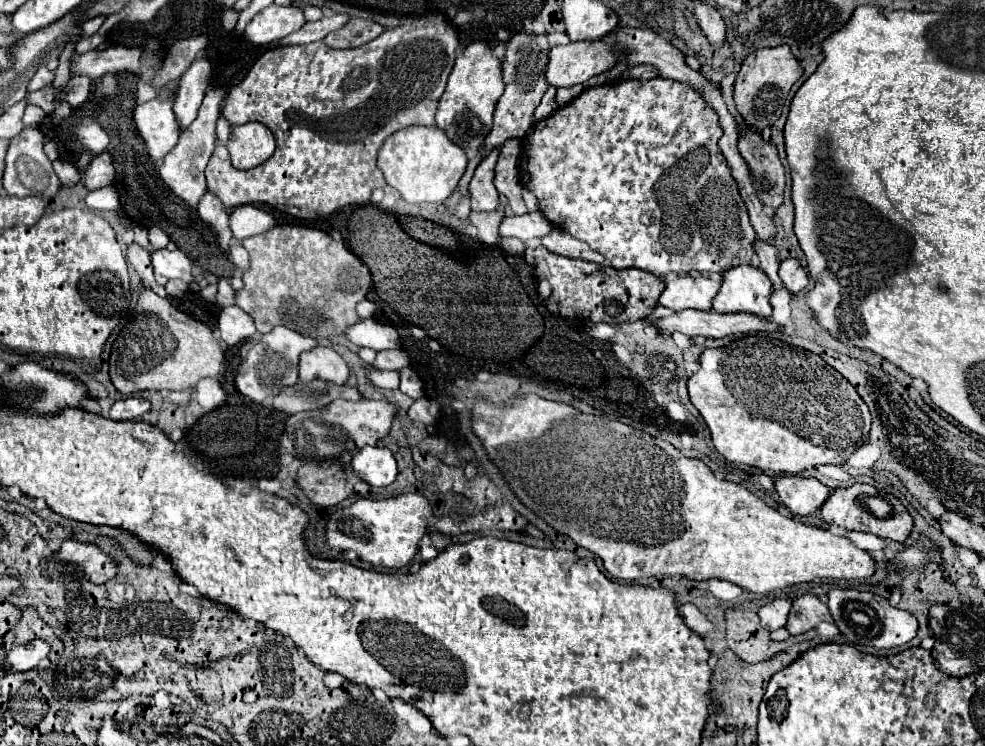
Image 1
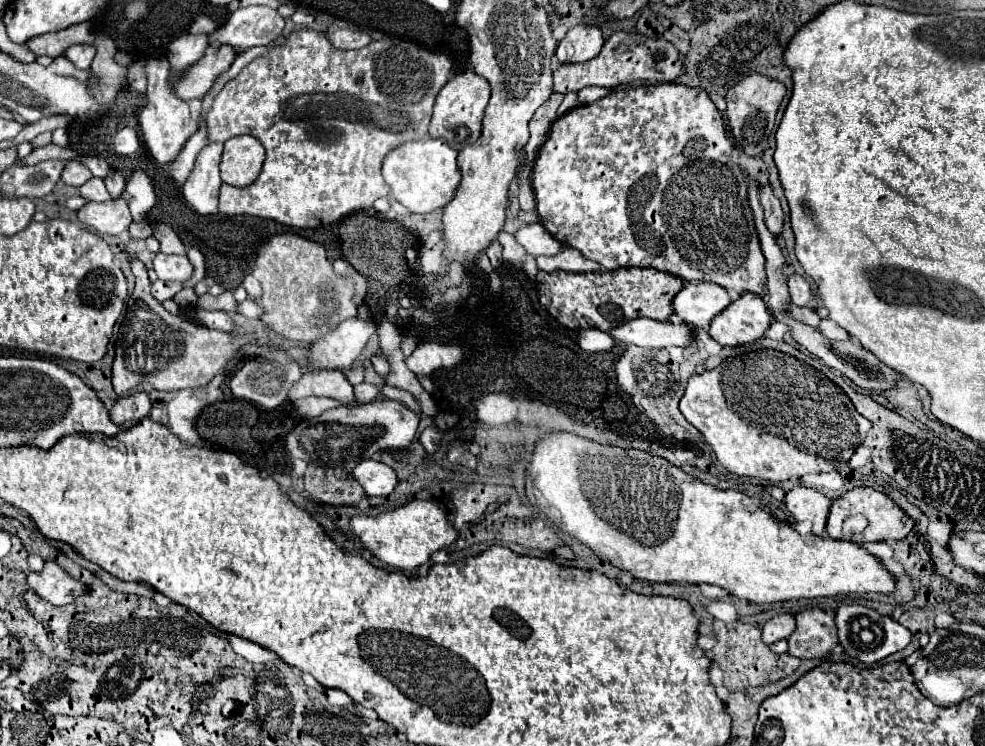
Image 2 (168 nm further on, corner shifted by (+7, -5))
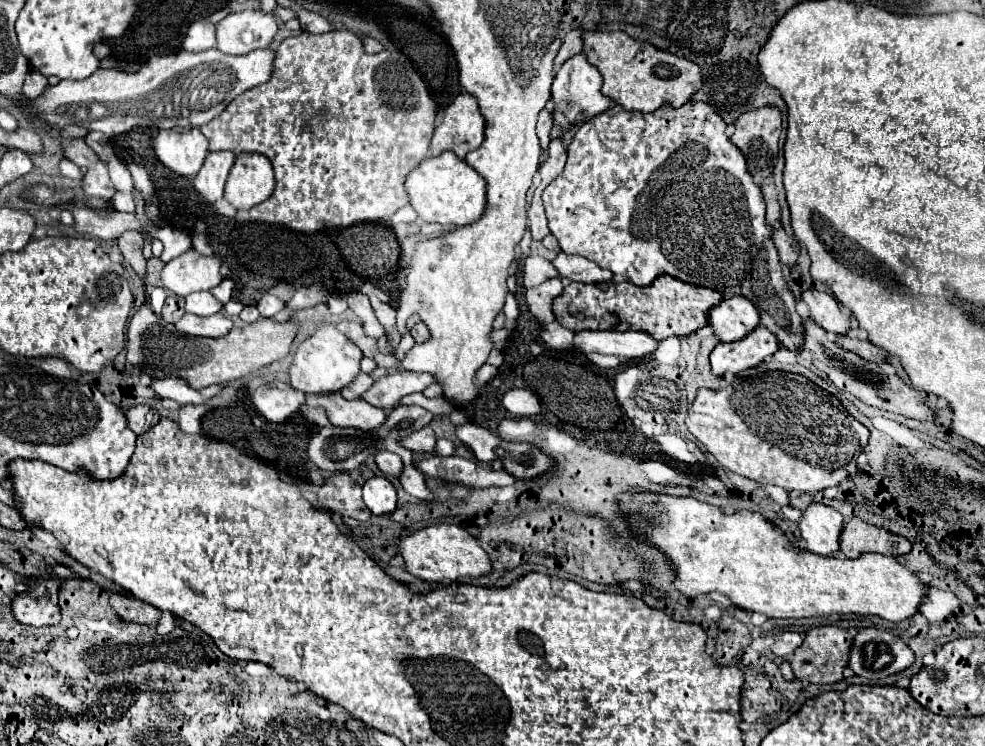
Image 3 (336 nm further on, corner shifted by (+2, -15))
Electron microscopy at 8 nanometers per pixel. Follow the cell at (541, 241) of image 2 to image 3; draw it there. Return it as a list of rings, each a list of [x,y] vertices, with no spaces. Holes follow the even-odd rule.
[[[558,253],[556,259],[552,261],[554,267],[562,273],[562,277],[570,281],[582,281],[582,283],[598,283],[598,281],[610,281],[614,275],[608,269],[600,269],[596,263],[584,259],[584,257],[574,257],[566,253]]]

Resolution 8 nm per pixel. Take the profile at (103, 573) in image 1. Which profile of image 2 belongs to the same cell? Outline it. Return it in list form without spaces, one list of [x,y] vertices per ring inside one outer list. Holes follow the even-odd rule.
[[[45,561],[43,571],[27,575],[29,587],[53,605],[67,605],[87,591],[87,585],[69,575],[55,561]]]

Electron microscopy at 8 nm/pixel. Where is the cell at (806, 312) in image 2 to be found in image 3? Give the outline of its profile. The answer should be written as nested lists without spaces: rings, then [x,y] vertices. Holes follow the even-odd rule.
[[[848,335],[838,337],[838,341],[844,345],[844,349],[860,355],[866,361],[872,361],[872,363],[886,363],[888,361],[888,353],[884,349],[872,345],[870,341],[858,341],[858,339],[852,339]]]

